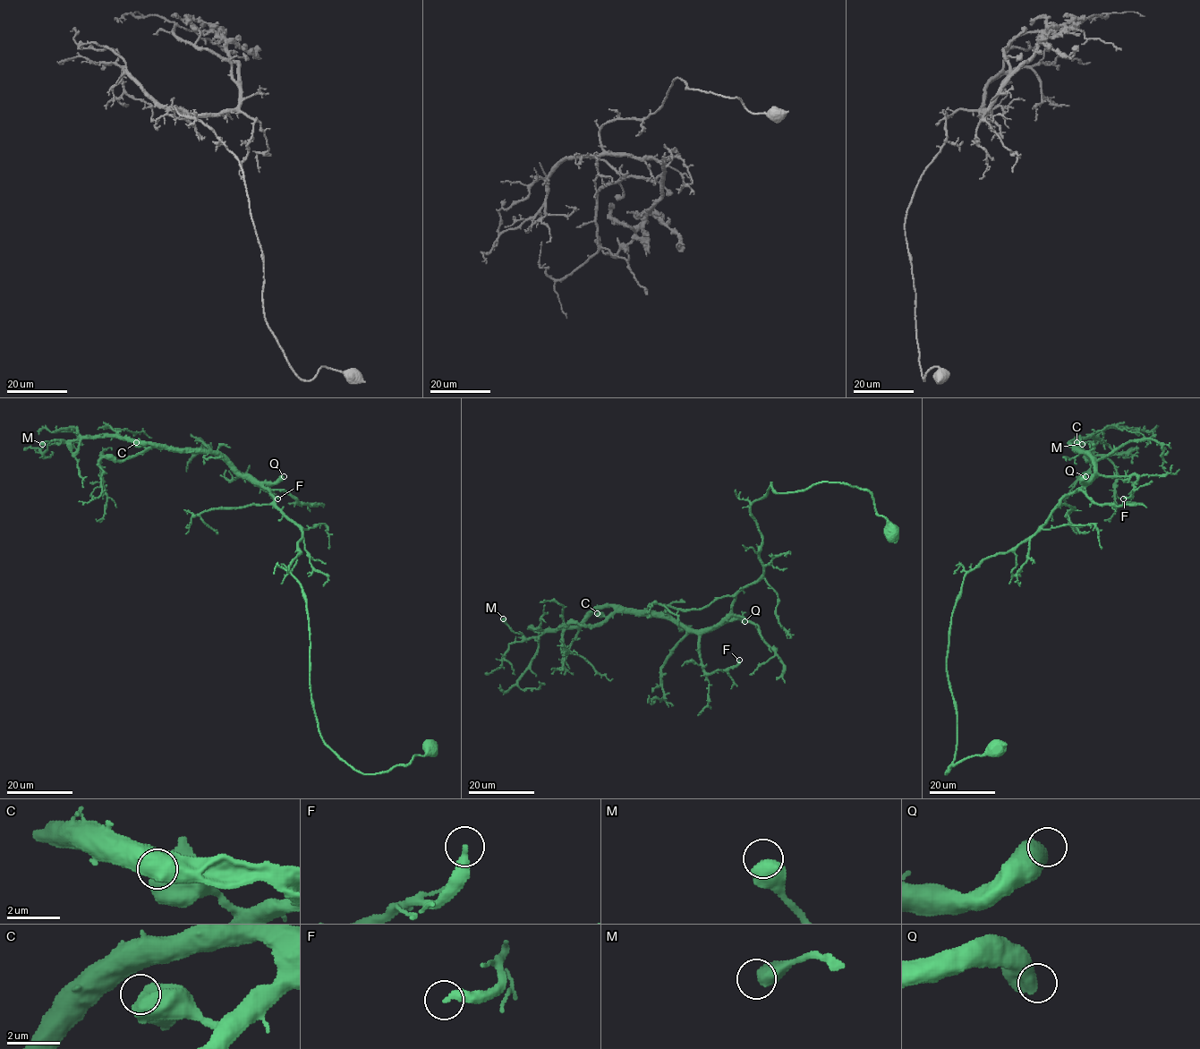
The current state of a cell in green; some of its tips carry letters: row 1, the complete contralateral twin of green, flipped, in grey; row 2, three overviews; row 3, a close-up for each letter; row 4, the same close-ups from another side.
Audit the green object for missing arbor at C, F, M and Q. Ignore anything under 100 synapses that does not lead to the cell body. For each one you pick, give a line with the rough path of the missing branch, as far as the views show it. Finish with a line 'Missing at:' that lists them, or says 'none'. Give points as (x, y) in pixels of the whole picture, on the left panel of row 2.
Q: (284, 476), (285, 469), (275, 476), (280, 475), (247, 455)
Missing at: Q

